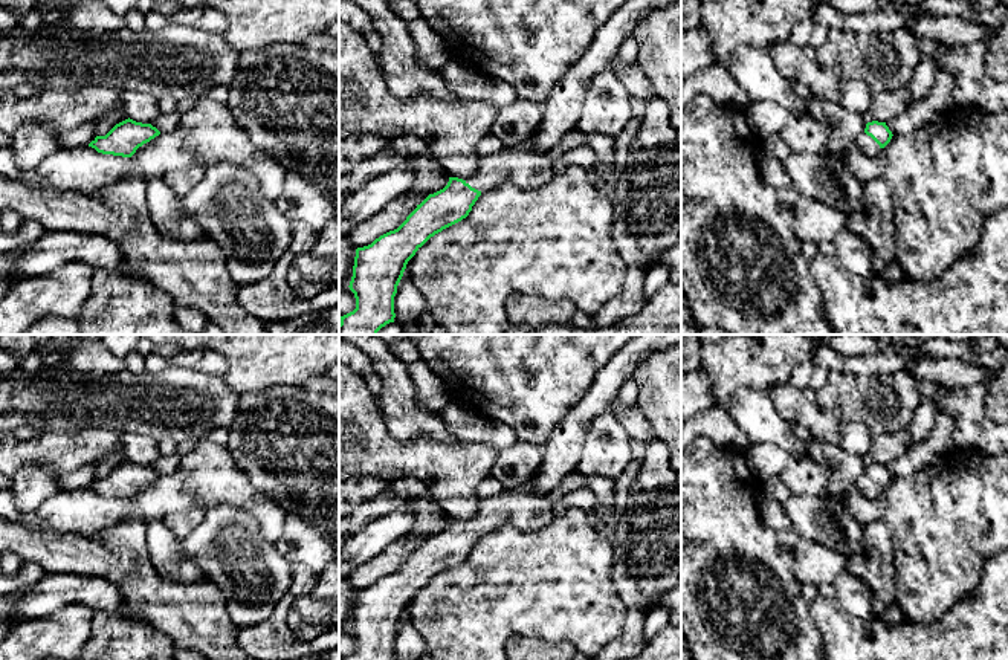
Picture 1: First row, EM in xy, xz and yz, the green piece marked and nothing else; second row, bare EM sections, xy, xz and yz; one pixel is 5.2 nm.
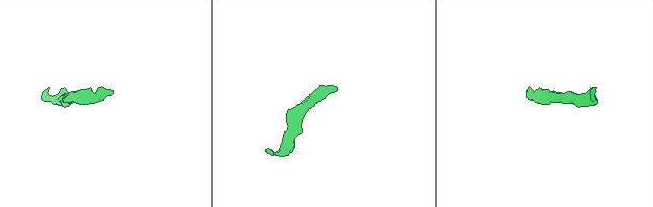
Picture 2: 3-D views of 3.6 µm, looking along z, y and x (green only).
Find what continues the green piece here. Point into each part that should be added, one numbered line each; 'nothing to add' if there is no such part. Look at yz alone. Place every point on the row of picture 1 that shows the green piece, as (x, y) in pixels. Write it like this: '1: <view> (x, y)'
1: yz (863, 142)

